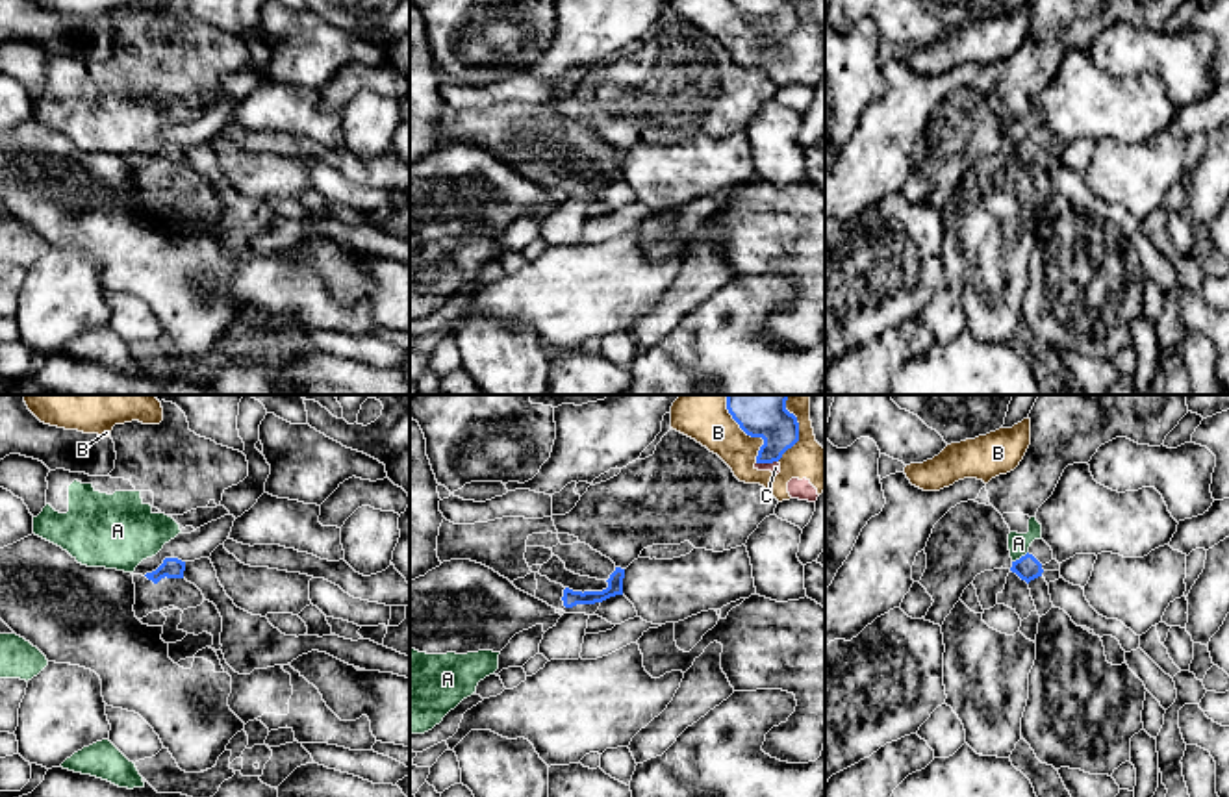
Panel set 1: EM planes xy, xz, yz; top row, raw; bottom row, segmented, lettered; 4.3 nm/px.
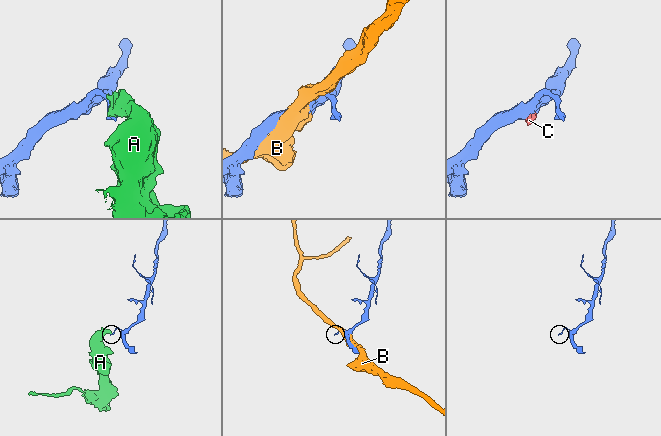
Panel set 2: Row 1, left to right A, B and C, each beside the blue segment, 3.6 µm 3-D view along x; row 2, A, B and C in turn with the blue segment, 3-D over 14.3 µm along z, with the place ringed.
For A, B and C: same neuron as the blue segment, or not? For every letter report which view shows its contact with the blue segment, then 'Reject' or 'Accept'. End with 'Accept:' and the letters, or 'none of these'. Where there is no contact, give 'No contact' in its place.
A: Touches blue in yz. Reject
B: Touches blue in xz. Reject
C: Touches blue in xz. Reject
Accept: none of these

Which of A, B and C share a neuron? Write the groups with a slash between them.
A / B C

